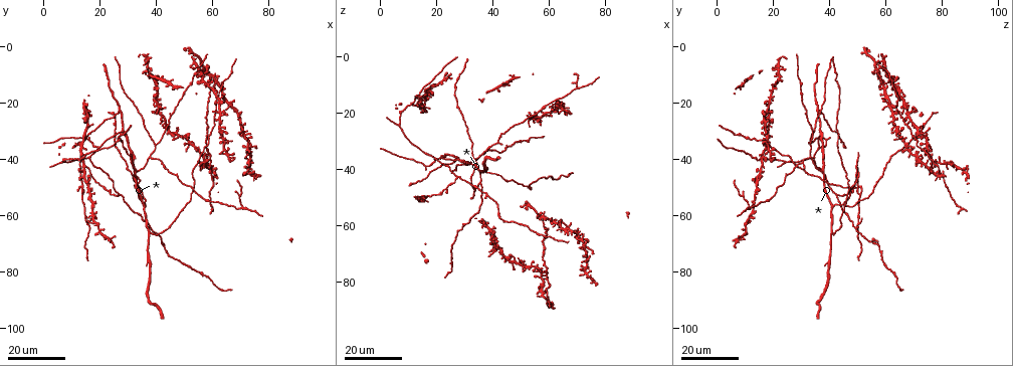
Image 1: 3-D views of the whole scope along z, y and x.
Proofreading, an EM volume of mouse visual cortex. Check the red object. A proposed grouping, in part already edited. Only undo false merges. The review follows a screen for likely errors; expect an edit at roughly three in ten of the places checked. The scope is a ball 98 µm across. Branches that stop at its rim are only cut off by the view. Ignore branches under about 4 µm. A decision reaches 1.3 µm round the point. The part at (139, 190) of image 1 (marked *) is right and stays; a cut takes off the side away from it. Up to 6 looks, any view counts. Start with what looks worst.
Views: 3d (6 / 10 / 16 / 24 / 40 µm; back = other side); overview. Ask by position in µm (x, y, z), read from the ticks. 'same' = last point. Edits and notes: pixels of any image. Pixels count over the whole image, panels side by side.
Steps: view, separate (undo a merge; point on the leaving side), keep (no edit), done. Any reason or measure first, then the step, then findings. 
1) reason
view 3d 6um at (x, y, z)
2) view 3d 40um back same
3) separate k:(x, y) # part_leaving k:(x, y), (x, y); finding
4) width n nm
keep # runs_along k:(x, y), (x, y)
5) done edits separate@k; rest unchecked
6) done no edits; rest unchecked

three arms meet
view 3d 24um at (27, 22, 36)

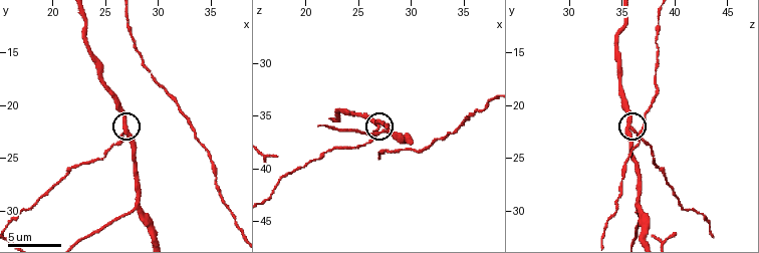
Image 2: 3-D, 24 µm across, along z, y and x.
view 3d 6um at (27.0, 22.4, 36.2)

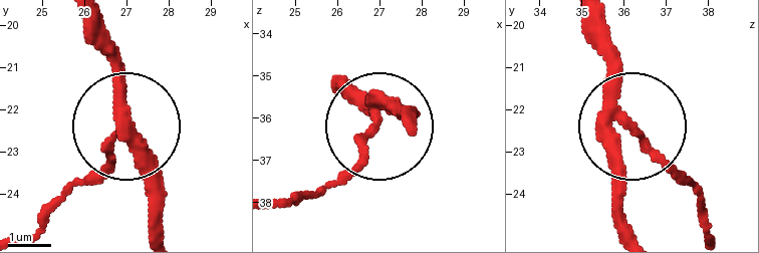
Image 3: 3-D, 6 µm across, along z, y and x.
separate 3:(107, 156) # part_leaving 3:(380, 119), (336, 181), (271, 203); a second neuron is stuck on

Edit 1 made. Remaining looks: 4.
arms part here
view 3d 10um at (27.6, 30.2, 36.2)

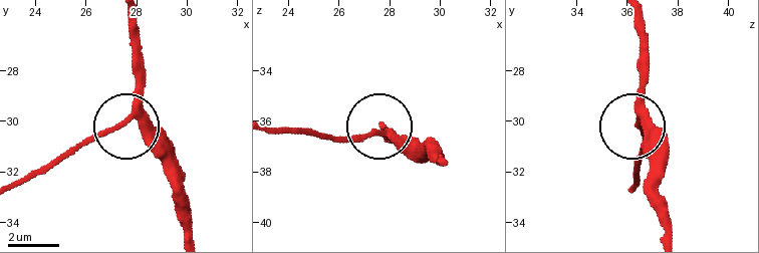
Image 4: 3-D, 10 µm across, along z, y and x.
from behind
view 3d 10um back at (27.5, 30.0, 36.5)

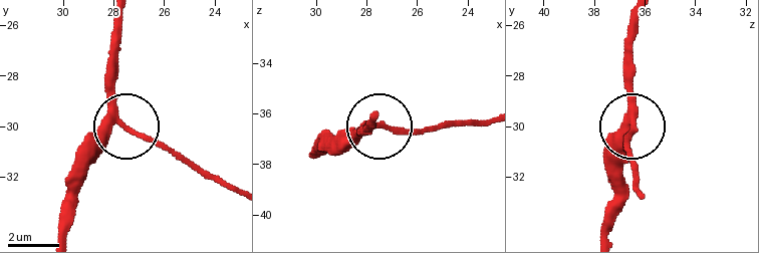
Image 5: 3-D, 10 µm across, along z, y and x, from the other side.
arms 3
keep # runs_along 5:(60, 235), (69, 177), (121, 122), (112, 86), (112, 36); continuous, no second neuron

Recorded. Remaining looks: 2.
arms part here
view 3d 16um at (12, 39, 16)

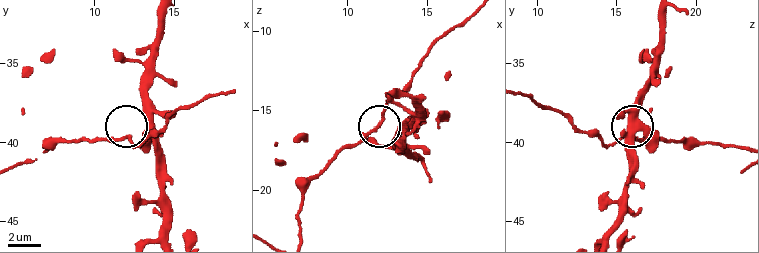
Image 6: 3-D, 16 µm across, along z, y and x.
zoom in
view 3d 10um at (12.3, 39.7, 15.6)

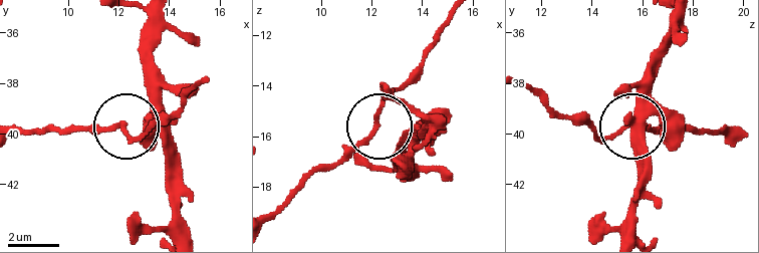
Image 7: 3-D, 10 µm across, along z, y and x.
keep # runs_along 7:(272, 214), (375, 130), (382, 103), (419, 67); continuous, no second neuron

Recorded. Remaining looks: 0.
done edits separate@3; rest unchecked

